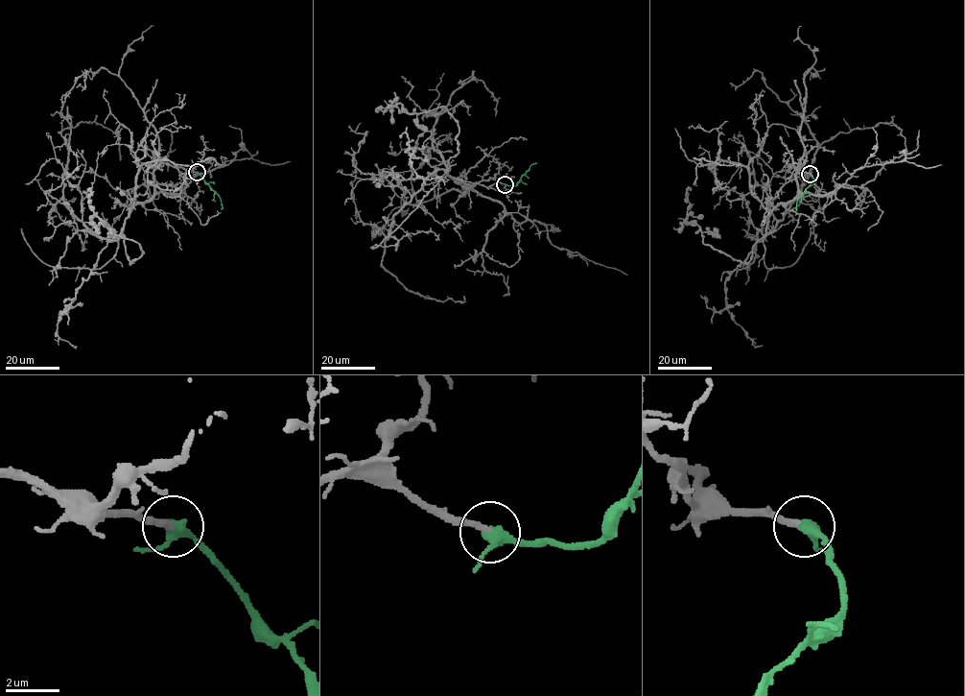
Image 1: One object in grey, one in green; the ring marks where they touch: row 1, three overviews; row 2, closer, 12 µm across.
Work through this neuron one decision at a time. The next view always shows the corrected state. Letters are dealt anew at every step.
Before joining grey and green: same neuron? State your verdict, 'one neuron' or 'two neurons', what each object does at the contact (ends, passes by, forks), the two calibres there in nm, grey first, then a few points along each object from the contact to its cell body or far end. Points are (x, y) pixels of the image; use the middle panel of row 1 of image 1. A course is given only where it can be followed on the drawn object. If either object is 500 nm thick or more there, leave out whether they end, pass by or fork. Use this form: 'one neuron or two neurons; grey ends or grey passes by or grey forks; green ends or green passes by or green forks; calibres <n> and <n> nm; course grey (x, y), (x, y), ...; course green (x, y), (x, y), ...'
one neuron; grey ends; green passes by; calibres 240 and 360 nm; course grey (506, 184), (488, 180), (464, 189), (436, 169), (388, 229), (381, 265), (408, 290), (438, 301), (464, 296); course green (506, 184), (516, 184), (534, 163)

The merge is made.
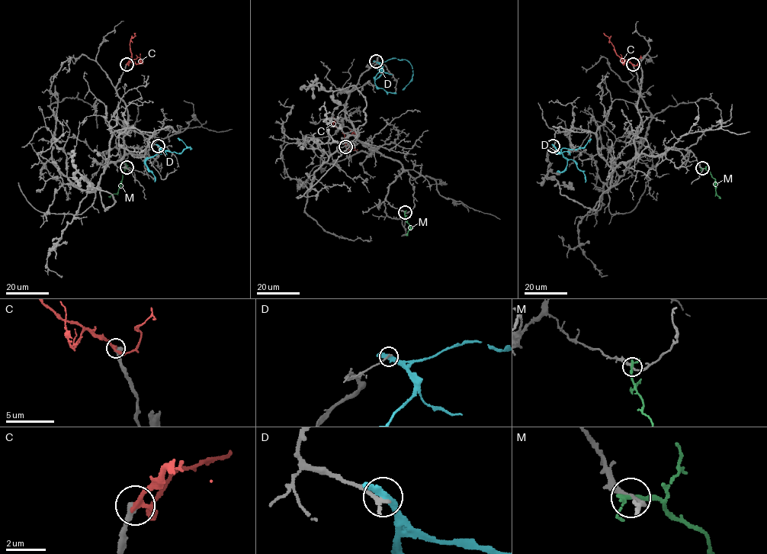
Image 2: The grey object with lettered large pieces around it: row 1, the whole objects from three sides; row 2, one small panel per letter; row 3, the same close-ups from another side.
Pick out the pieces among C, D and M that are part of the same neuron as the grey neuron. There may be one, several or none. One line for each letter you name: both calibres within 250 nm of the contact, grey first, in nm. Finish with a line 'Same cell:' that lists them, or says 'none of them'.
C: Thickness 440 nm (grey) against 240 nm
Same cell: C

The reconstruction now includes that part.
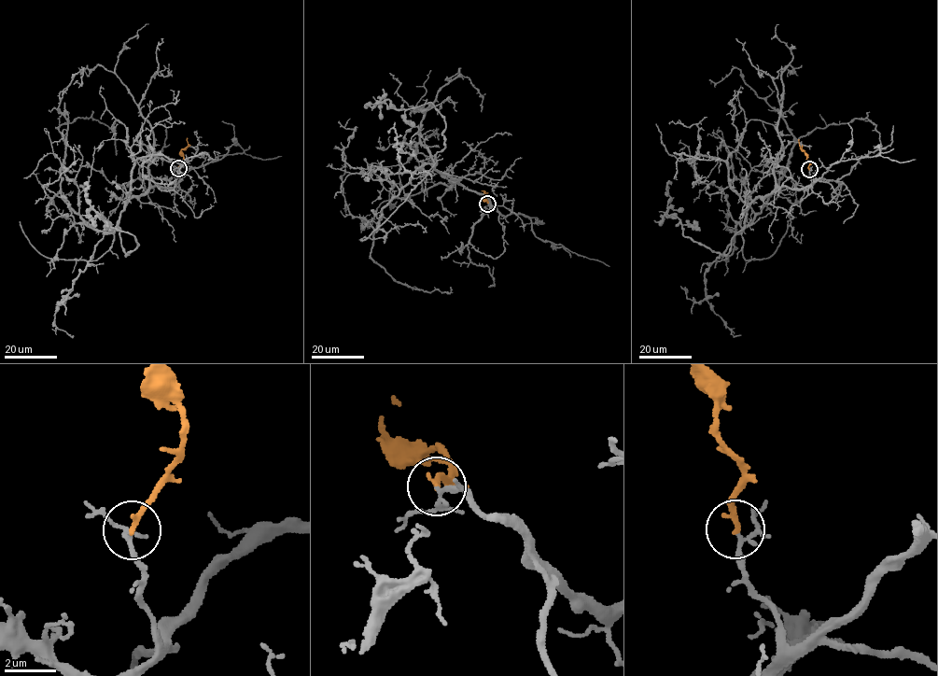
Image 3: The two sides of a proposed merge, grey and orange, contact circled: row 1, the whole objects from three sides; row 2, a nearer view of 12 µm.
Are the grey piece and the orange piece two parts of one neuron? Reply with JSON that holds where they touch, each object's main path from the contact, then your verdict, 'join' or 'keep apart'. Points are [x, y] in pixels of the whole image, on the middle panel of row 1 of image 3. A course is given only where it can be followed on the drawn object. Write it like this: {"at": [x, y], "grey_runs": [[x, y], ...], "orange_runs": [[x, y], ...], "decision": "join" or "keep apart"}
{"at": [487, 204], "grey_runs": [[488, 204], [424, 163], [383, 208], [370, 257], [396, 281], [426, 292], [450, 293], [451, 287]], "orange_runs": [[487, 204], [487, 200], [482, 198], [485, 191], [481, 190]], "decision": "join"}

